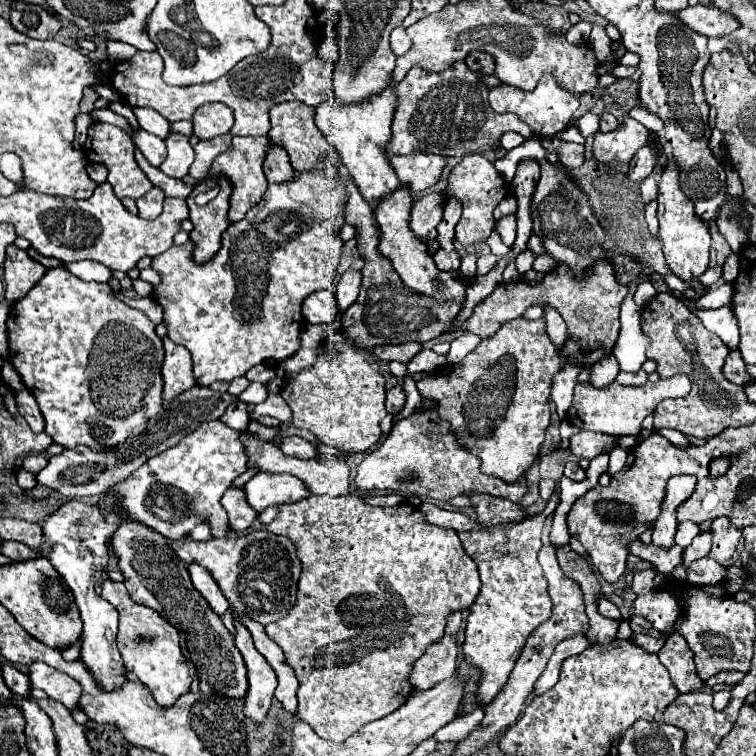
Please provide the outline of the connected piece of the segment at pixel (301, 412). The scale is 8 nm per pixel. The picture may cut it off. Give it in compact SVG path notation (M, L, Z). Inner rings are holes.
M329 343L333 353L321 353L315 367L305 369L283 385L281 395L293 411L293 425L309 429L325 445L341 451L367 451L381 439L379 423L385 411L385 379L351 343Z

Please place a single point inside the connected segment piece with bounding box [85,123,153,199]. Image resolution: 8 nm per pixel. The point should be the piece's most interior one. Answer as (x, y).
(106, 144)

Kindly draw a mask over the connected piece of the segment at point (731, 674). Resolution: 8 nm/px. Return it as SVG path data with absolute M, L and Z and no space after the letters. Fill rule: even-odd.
M721 671L721 673L717 673L717 675L713 675L713 677L709 677L705 683L709 685L709 687L713 687L713 685L717 685L717 683L723 683L723 685L735 685L735 683L739 683L741 679L743 679L743 675L745 673L741 673L741 671Z

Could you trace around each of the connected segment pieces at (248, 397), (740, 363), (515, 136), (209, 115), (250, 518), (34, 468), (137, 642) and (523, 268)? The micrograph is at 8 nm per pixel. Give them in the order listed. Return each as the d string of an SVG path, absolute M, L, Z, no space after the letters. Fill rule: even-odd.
M253 381L253 383L249 383L249 387L241 393L237 398L240 401L245 401L245 403L253 403L253 405L257 405L257 403L261 403L261 401L265 401L265 397L267 397L267 389L265 389L265 385L263 383L259 383L259 381Z
M731 351L729 357L725 359L723 365L723 375L727 381L733 381L735 385L743 385L743 383L751 383L753 379L745 373L745 361L741 359L739 351Z
M508 131L501 137L500 146L507 151L510 151L511 149L521 145L524 141L525 138L520 134L513 131Z
M221 103L201 105L193 115L193 131L199 139L213 139L227 135L233 127L233 111Z
M227 489L225 495L221 497L221 505L229 515L229 527L235 533L247 531L257 519L257 513L245 501L243 489Z
M31 455L31 457L25 457L25 459L23 459L23 465L21 465L21 467L23 467L25 471L37 475L45 465L47 465L47 459L45 459L43 455Z
M105 579L101 585L101 597L109 601L119 611L119 635L117 635L117 649L125 661L125 669L131 671L141 683L145 683L153 699L159 705L173 705L179 695L189 691L191 677L187 671L185 657L179 647L179 633L173 625L169 625L157 611L137 605L129 599L129 593L123 583Z
M523 251L517 259L515 259L515 267L517 267L517 273L523 277L529 269L531 269L531 265L533 265L533 261L535 261L535 255L531 253L531 251Z

